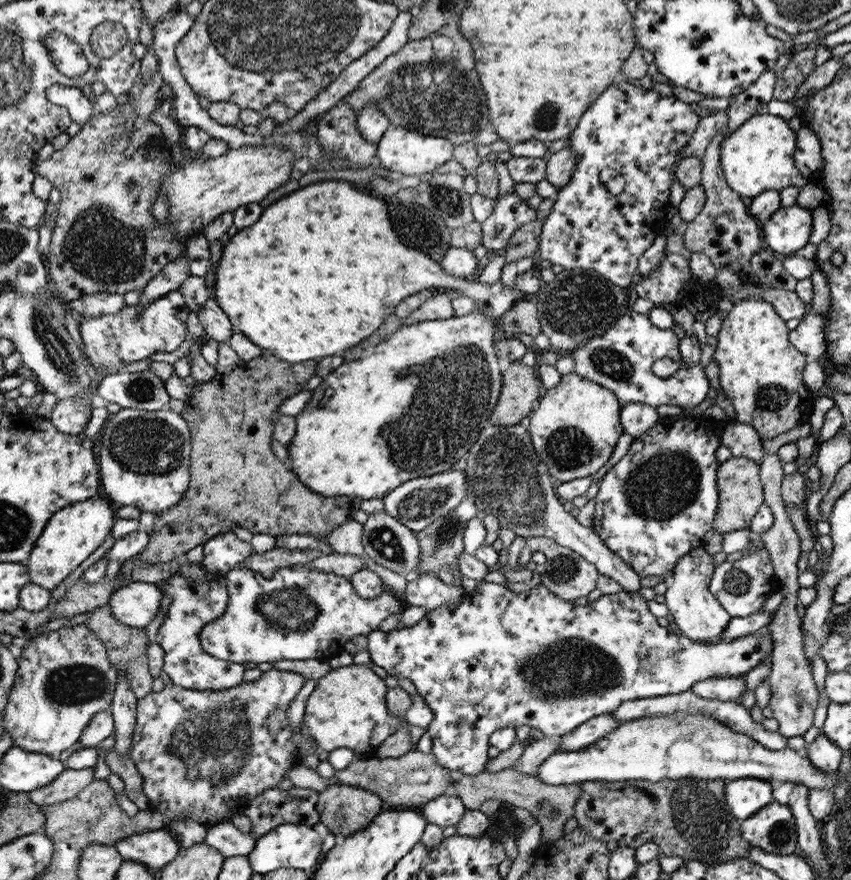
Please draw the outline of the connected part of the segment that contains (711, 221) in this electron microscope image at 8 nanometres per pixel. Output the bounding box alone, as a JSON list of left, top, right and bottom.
[682,134,798,291]

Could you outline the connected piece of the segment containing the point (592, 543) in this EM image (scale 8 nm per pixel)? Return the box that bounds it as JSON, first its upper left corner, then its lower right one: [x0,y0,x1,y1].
[462,423,641,592]

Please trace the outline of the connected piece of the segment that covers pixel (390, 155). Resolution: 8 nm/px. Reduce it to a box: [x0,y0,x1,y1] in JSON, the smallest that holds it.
[376,125,455,176]

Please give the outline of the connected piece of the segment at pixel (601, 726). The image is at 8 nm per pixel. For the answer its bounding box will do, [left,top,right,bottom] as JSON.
[556,714,621,751]

